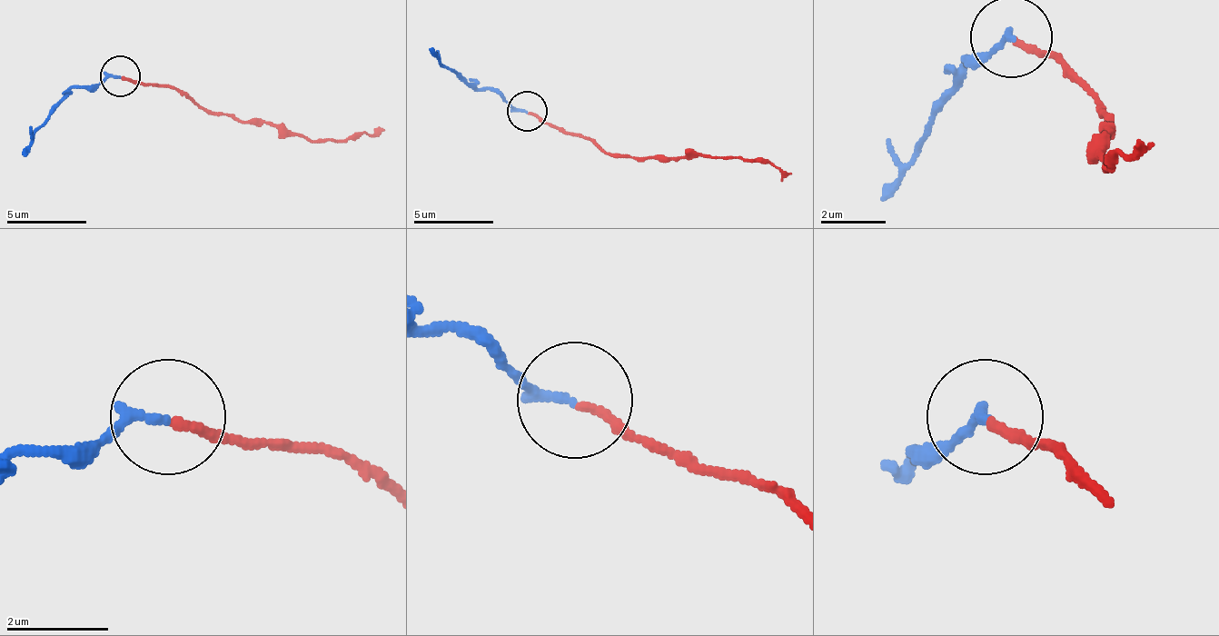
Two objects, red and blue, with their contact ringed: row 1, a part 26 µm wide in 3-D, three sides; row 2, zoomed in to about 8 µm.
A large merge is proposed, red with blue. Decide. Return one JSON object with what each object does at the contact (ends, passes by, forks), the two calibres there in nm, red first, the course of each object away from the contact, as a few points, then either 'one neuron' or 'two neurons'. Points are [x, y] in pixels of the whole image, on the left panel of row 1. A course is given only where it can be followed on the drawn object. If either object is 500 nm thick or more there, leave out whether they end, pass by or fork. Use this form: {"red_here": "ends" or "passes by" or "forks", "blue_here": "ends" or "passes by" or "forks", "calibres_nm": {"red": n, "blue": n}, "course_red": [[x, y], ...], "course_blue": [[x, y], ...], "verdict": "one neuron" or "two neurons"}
{"red_here": "ends", "blue_here": "ends", "calibres_nm": {"red": 170, "blue": 200}, "course_red": [[119, 79], [187, 91], [211, 111], [283, 123], [312, 139], [355, 139], [376, 127]], "course_blue": [[119, 74], [74, 87], [43, 127], [26, 155]], "verdict": "two neurons"}

